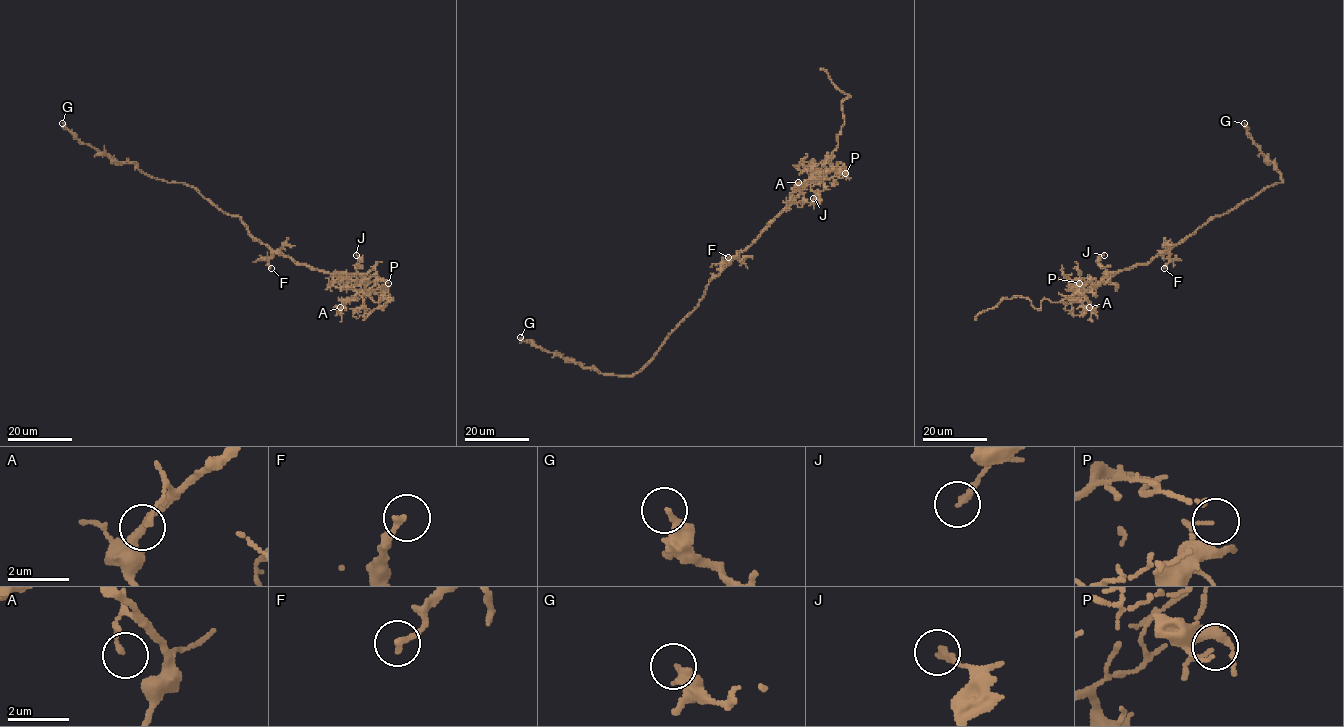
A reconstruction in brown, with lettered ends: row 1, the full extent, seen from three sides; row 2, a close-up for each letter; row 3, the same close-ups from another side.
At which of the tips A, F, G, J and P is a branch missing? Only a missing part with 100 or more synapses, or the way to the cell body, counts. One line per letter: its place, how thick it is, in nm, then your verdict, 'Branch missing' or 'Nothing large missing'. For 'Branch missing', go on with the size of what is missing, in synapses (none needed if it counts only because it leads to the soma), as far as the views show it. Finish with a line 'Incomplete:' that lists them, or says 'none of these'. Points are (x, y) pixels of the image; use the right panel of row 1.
A: Place: (1089, 307). Thickness 120 nm. Nothing large missing
F: Place: (1164, 268). Thickness 180 nm. Nothing large missing
G: Place: (1244, 123). Thickness 200 nm. Nothing large missing
J: Place: (1104, 255). Thickness 240 nm. Nothing large missing
P: Place: (1079, 283). Thickness 60 nm. Nothing large missing
Incomplete: none of these

